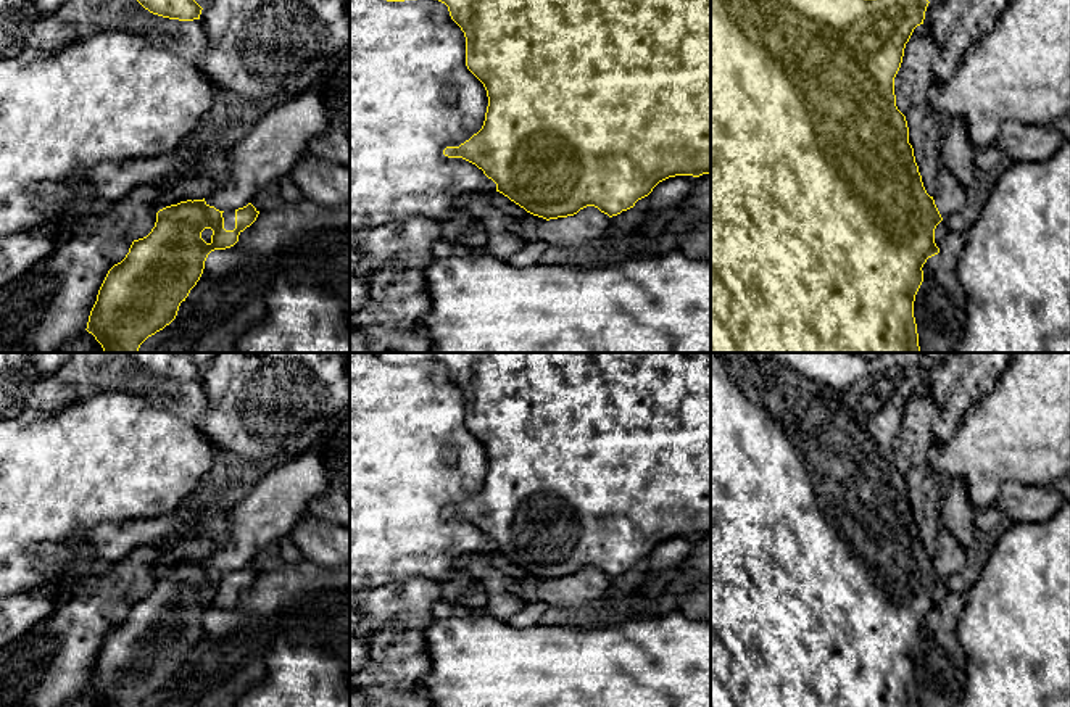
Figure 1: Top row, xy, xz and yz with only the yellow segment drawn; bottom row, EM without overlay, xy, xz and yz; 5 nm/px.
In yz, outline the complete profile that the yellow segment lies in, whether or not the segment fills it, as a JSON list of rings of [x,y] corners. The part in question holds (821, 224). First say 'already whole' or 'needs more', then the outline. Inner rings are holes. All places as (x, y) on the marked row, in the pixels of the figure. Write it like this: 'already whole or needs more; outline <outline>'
already whole; outline [[[711,0],[711,353],[920,353],[914,317],[923,264],[939,253],[935,229],[943,221],[923,187],[906,116],[896,106],[894,77],[914,29],[923,24],[928,0]]]

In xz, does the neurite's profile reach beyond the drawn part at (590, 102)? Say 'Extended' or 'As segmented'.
As segmented

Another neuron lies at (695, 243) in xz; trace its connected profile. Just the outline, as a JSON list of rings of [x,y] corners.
[[[711,216],[680,234],[678,251],[691,259],[711,259]]]

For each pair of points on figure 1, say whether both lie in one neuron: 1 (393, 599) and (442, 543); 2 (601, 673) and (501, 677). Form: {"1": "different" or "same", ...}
{"1": "different", "2": "same"}

